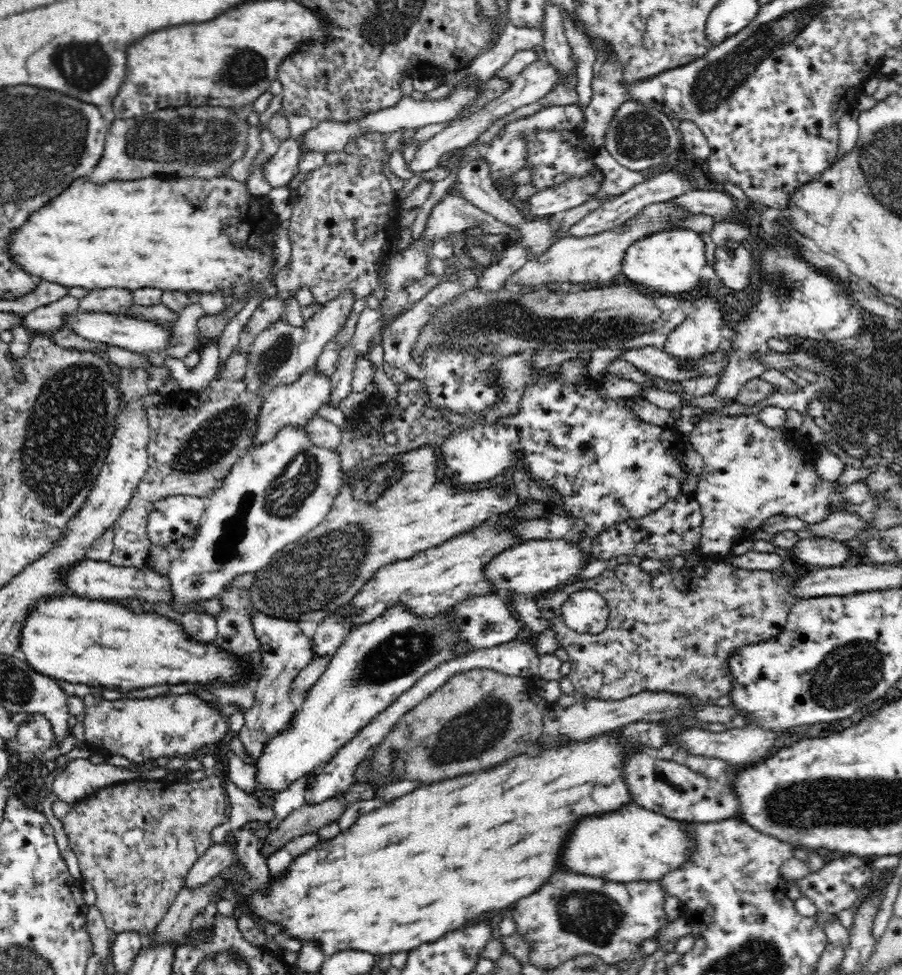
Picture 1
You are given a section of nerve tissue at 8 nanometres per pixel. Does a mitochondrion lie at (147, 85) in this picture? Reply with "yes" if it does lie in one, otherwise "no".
no

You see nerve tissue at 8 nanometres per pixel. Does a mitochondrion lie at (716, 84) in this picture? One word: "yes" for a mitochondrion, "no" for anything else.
yes

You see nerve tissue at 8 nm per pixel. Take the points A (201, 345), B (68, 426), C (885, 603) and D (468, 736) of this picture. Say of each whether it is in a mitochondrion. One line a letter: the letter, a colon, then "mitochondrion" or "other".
A: other
B: mitochondrion
C: other
D: mitochondrion

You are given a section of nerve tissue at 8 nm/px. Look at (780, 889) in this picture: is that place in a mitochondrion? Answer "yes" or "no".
no

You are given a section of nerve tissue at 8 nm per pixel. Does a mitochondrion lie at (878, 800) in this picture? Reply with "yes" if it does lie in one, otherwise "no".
yes

